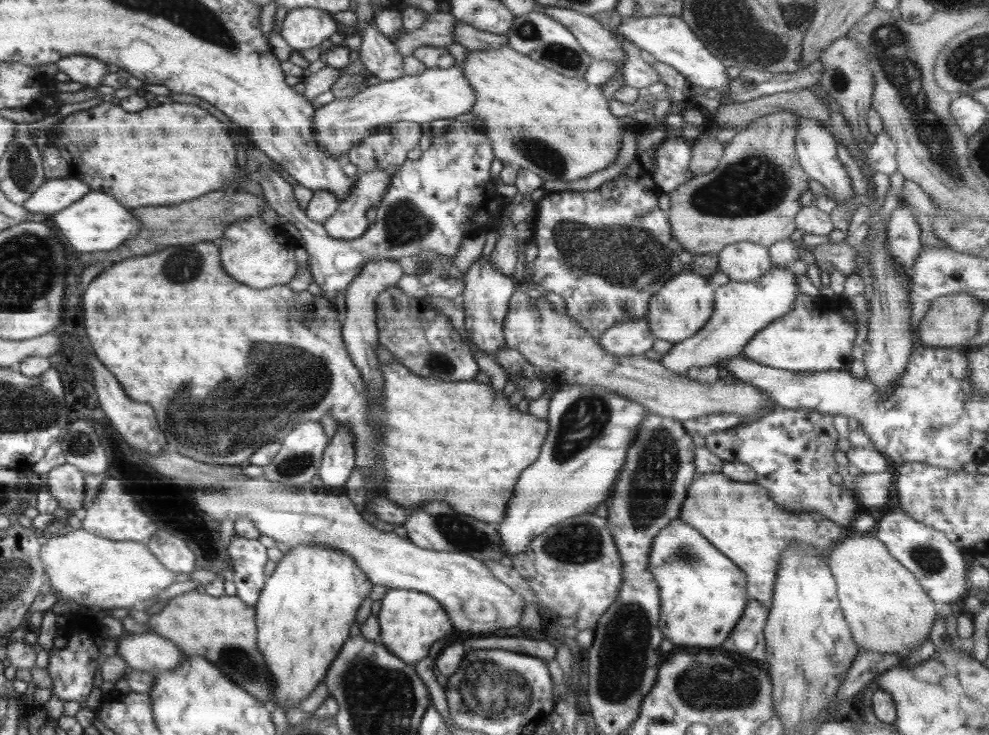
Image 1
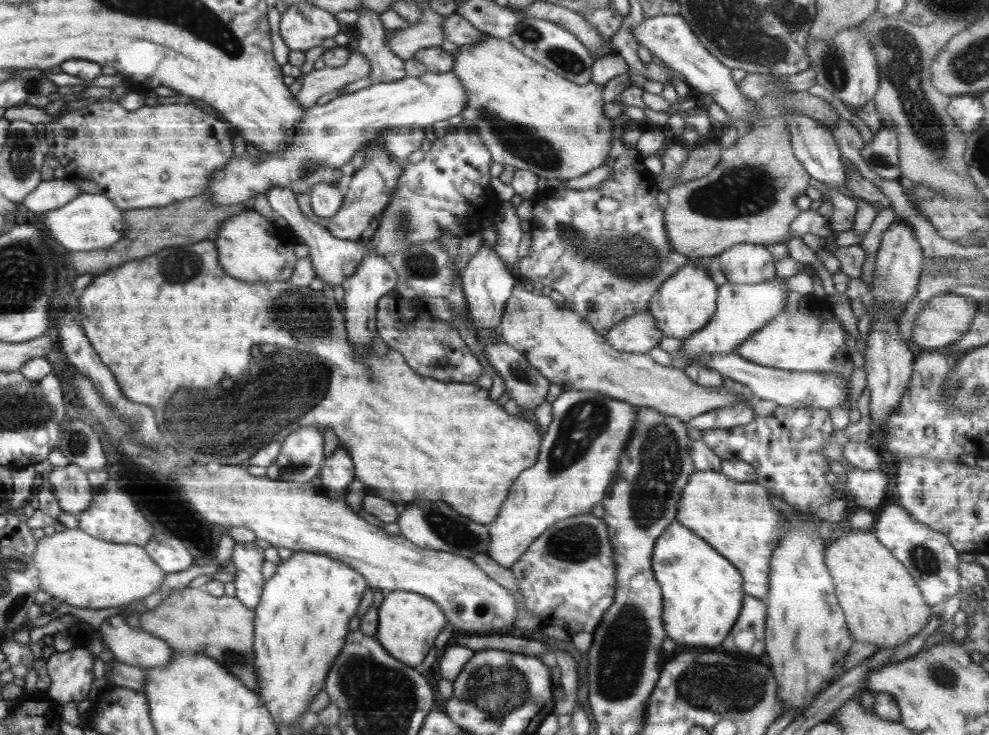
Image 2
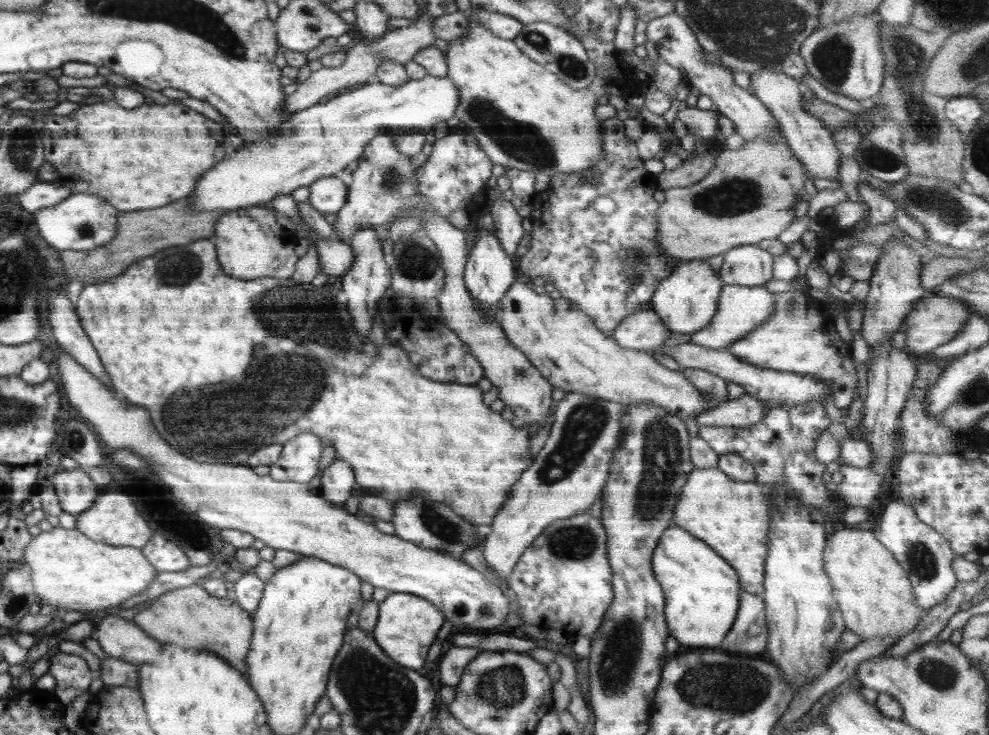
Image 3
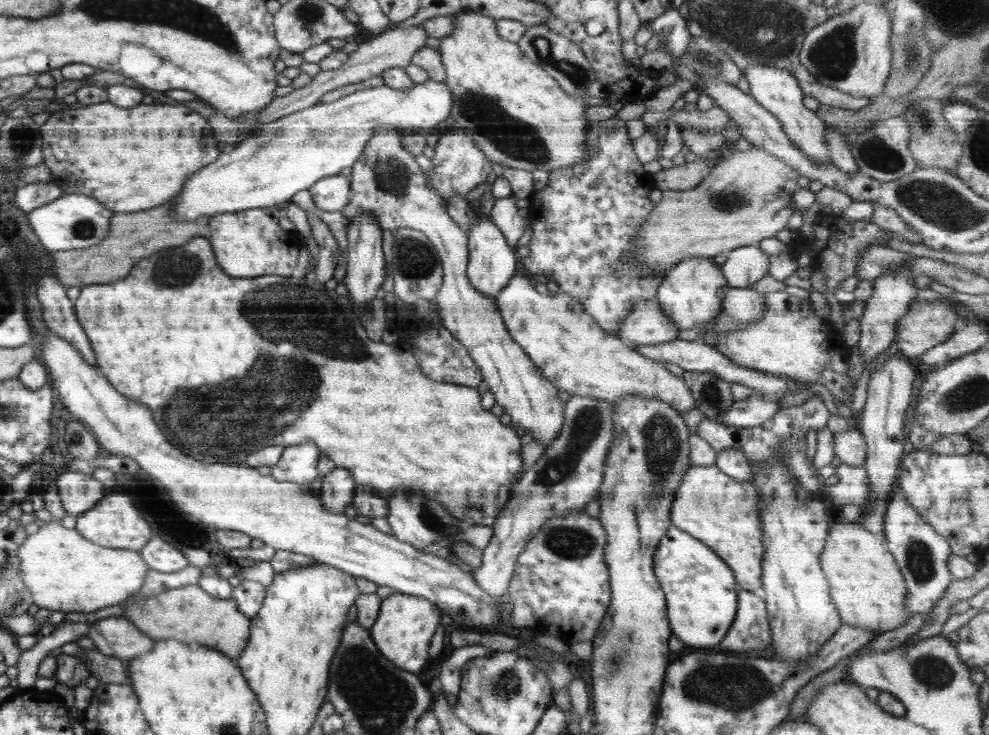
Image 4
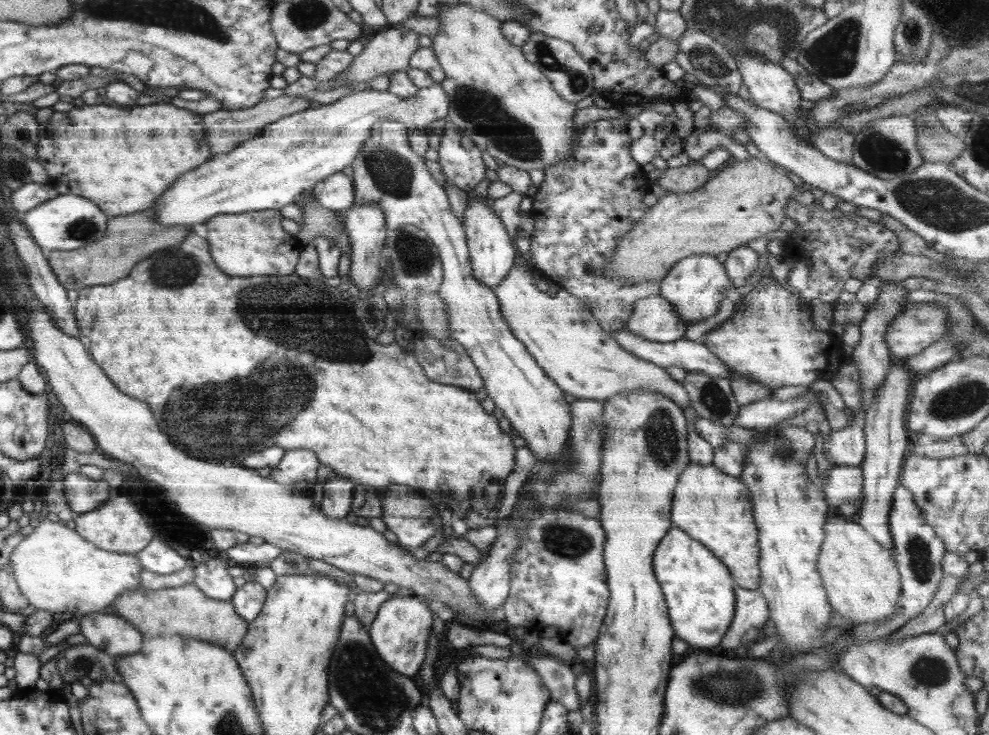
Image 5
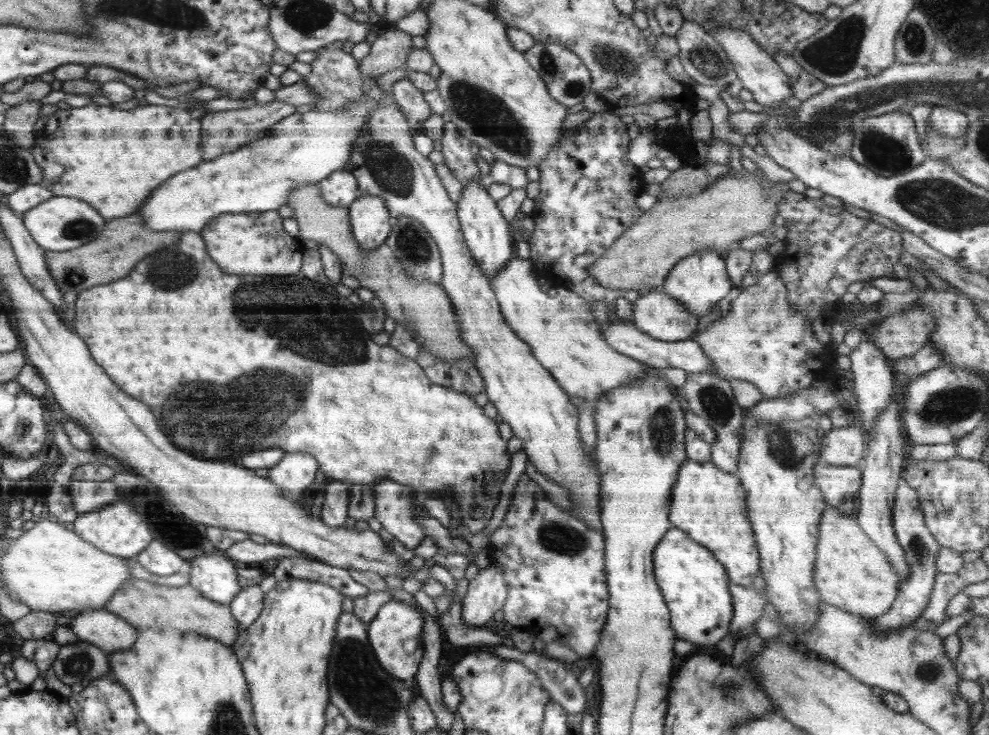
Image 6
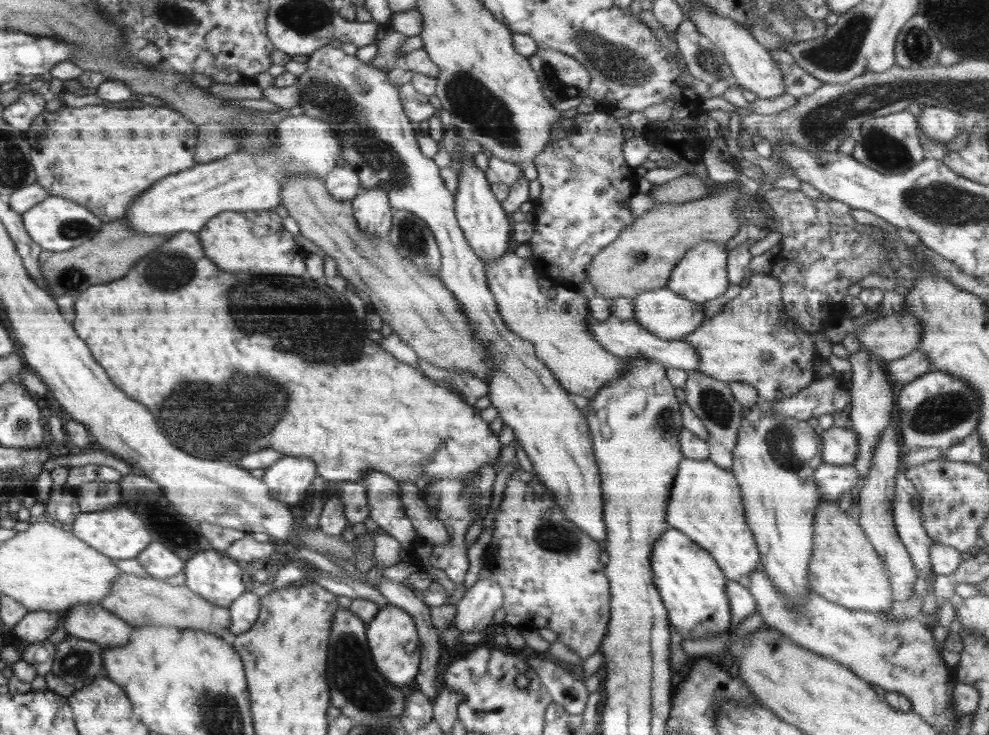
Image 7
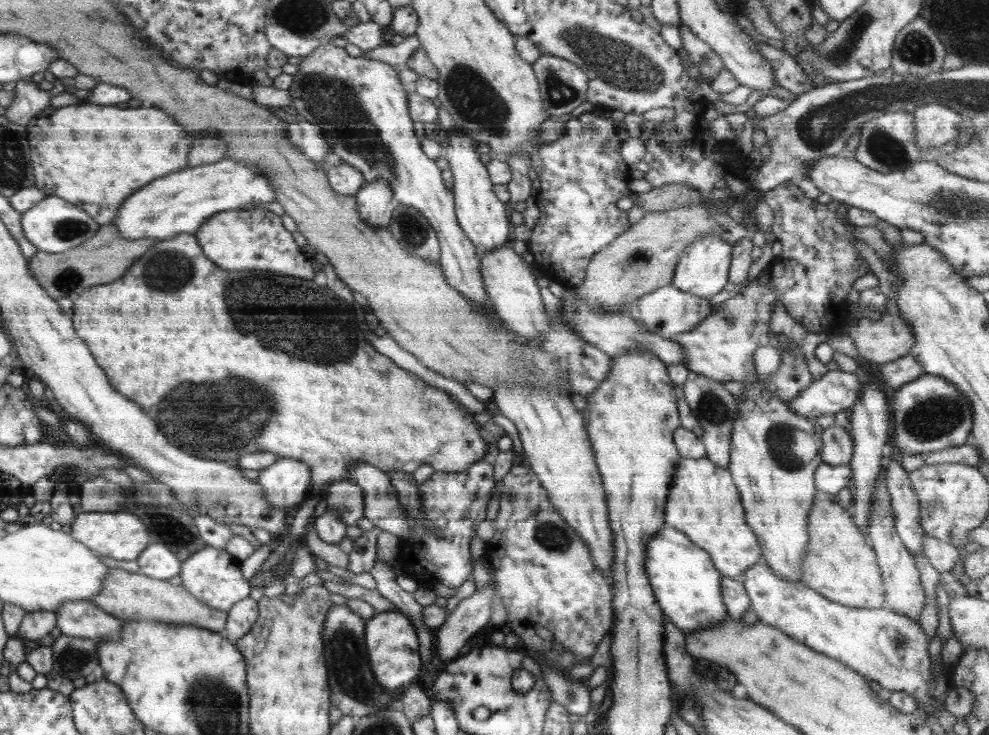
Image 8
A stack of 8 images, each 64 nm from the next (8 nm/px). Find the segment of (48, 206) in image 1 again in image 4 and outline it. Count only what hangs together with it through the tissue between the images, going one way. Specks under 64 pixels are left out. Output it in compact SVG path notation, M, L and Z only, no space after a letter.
M37 182L20 186L15 192L14 200L20 210L28 213L62 197L62 195L64 195L62 188L58 188L54 182Z

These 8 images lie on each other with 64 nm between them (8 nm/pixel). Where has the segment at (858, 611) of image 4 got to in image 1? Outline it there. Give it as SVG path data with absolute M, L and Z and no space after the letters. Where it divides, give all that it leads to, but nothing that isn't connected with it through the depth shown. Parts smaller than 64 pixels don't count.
M852 531L847 538L833 546L829 558L828 566L835 578L840 609L856 646L863 650L904 653L906 656L916 652L930 636L932 626L940 613L940 606L932 598L928 598L916 577L888 552L886 546L873 533L856 534Z

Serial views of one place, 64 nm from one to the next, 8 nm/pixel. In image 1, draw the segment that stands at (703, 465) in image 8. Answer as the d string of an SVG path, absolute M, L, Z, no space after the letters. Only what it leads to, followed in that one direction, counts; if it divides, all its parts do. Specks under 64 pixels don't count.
M724 473L696 474L692 483L688 485L688 495L682 503L679 519L688 523L692 528L704 536L712 545L725 556L728 556L740 570L746 574L746 592L750 599L756 599L762 604L770 606L772 602L772 591L776 581L776 571L780 565L780 557L788 545L814 545L814 549L820 553L820 557L829 555L835 544L843 540L842 536L851 534L853 529L849 526L838 525L817 512L804 511L792 513L779 508L772 500L768 490L757 482L740 482L729 479Z

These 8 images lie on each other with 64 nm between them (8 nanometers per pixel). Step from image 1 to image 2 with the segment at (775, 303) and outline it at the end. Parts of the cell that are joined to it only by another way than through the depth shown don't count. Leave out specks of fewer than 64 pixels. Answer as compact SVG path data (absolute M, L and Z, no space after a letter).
M775 276L769 282L756 285L726 283L720 286L716 312L714 312L712 319L707 326L684 340L676 357L672 356L671 366L684 370L691 364L696 364L702 353L714 355L716 353L736 352L738 345L744 343L744 340L762 329L778 313L784 311L788 290L783 286L783 280L784 278Z

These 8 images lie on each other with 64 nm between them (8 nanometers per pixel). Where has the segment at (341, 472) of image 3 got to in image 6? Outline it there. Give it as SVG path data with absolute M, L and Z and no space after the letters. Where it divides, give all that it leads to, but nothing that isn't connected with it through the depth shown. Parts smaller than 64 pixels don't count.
M327 481L325 500L319 518L326 526L340 528L348 520L348 483L346 481Z

